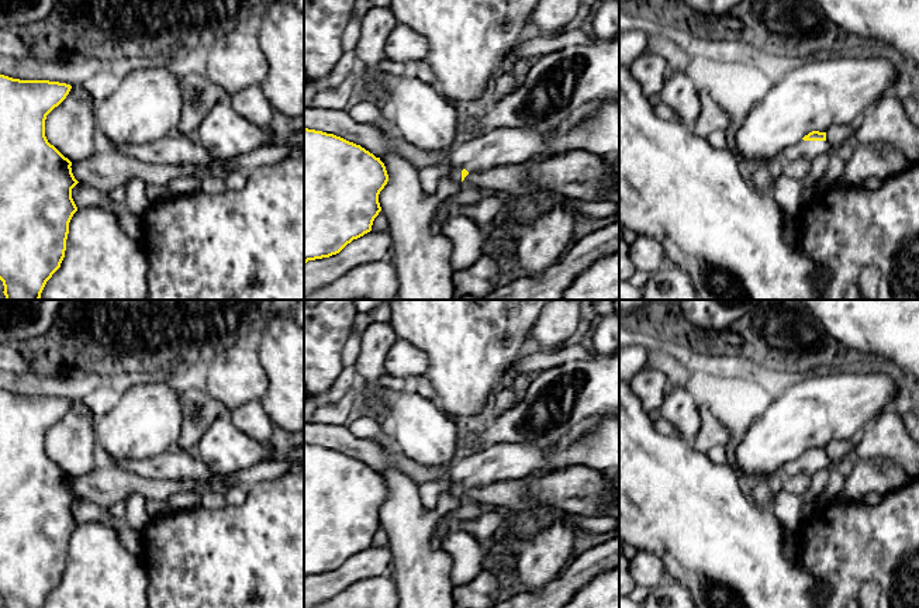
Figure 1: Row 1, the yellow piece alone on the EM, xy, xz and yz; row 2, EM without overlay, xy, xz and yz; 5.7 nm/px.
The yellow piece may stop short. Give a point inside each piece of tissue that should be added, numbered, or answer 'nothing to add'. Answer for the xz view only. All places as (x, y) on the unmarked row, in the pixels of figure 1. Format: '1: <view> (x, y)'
1: xz (598, 449)

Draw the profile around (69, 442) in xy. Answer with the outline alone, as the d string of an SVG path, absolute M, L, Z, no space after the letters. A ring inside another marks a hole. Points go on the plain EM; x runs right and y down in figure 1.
M72 401L66 414L46 431L45 452L72 477L89 474L100 464L93 418L82 401Z

